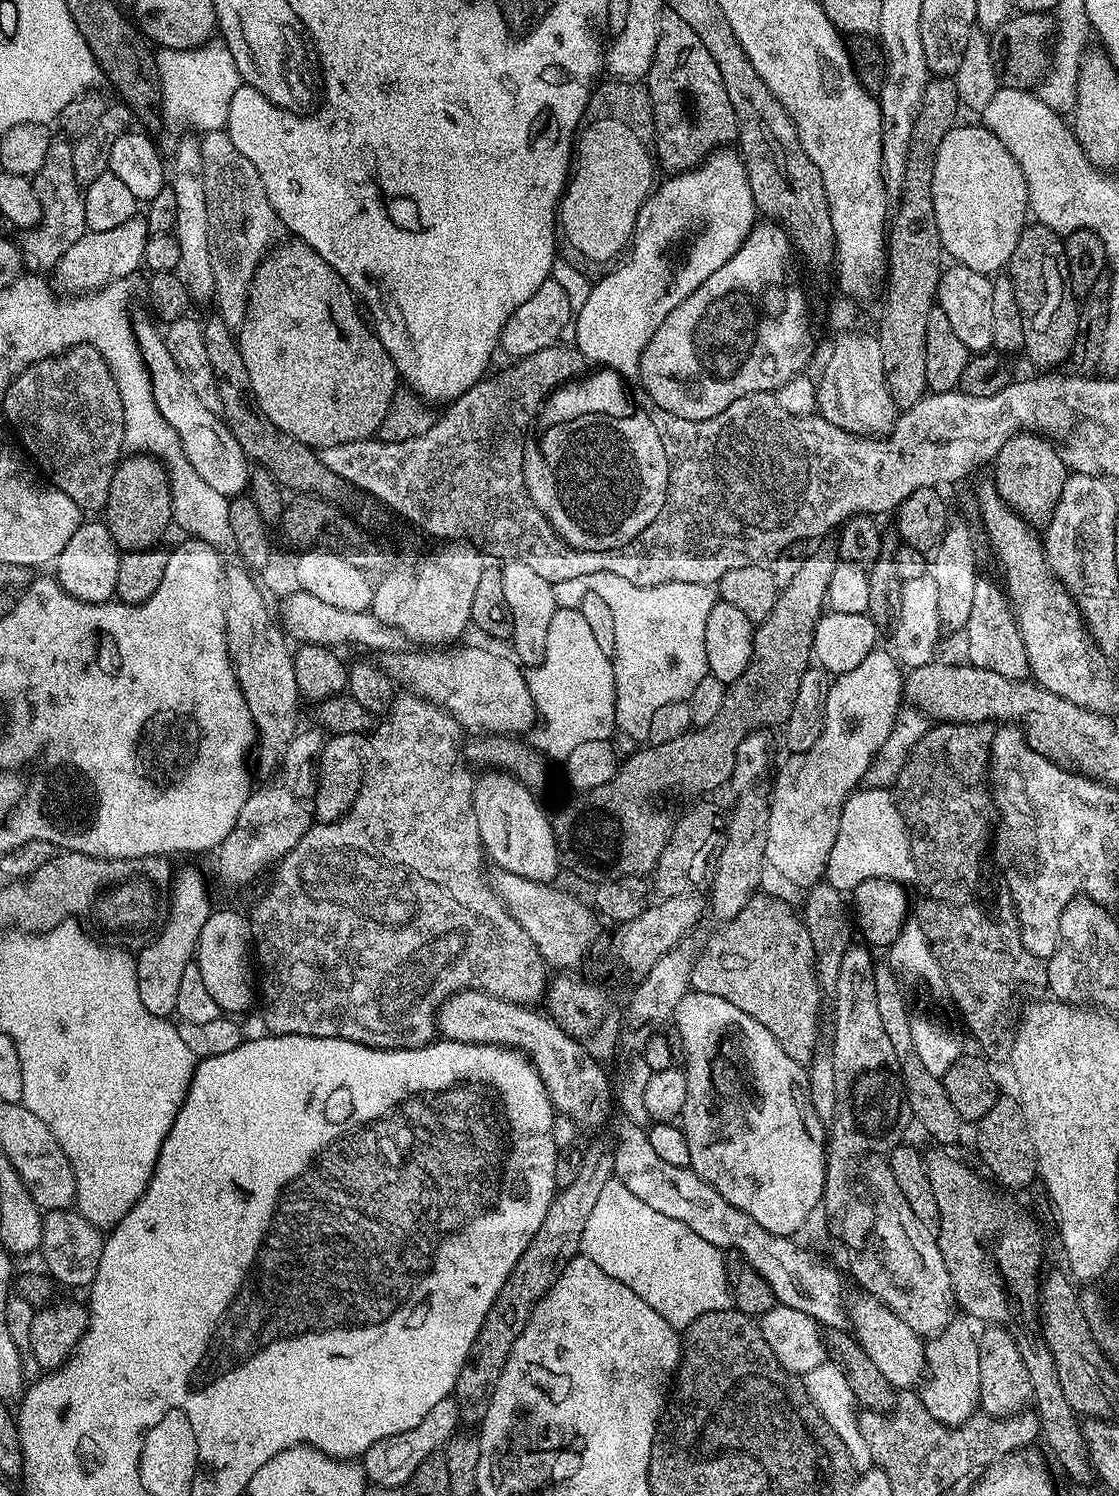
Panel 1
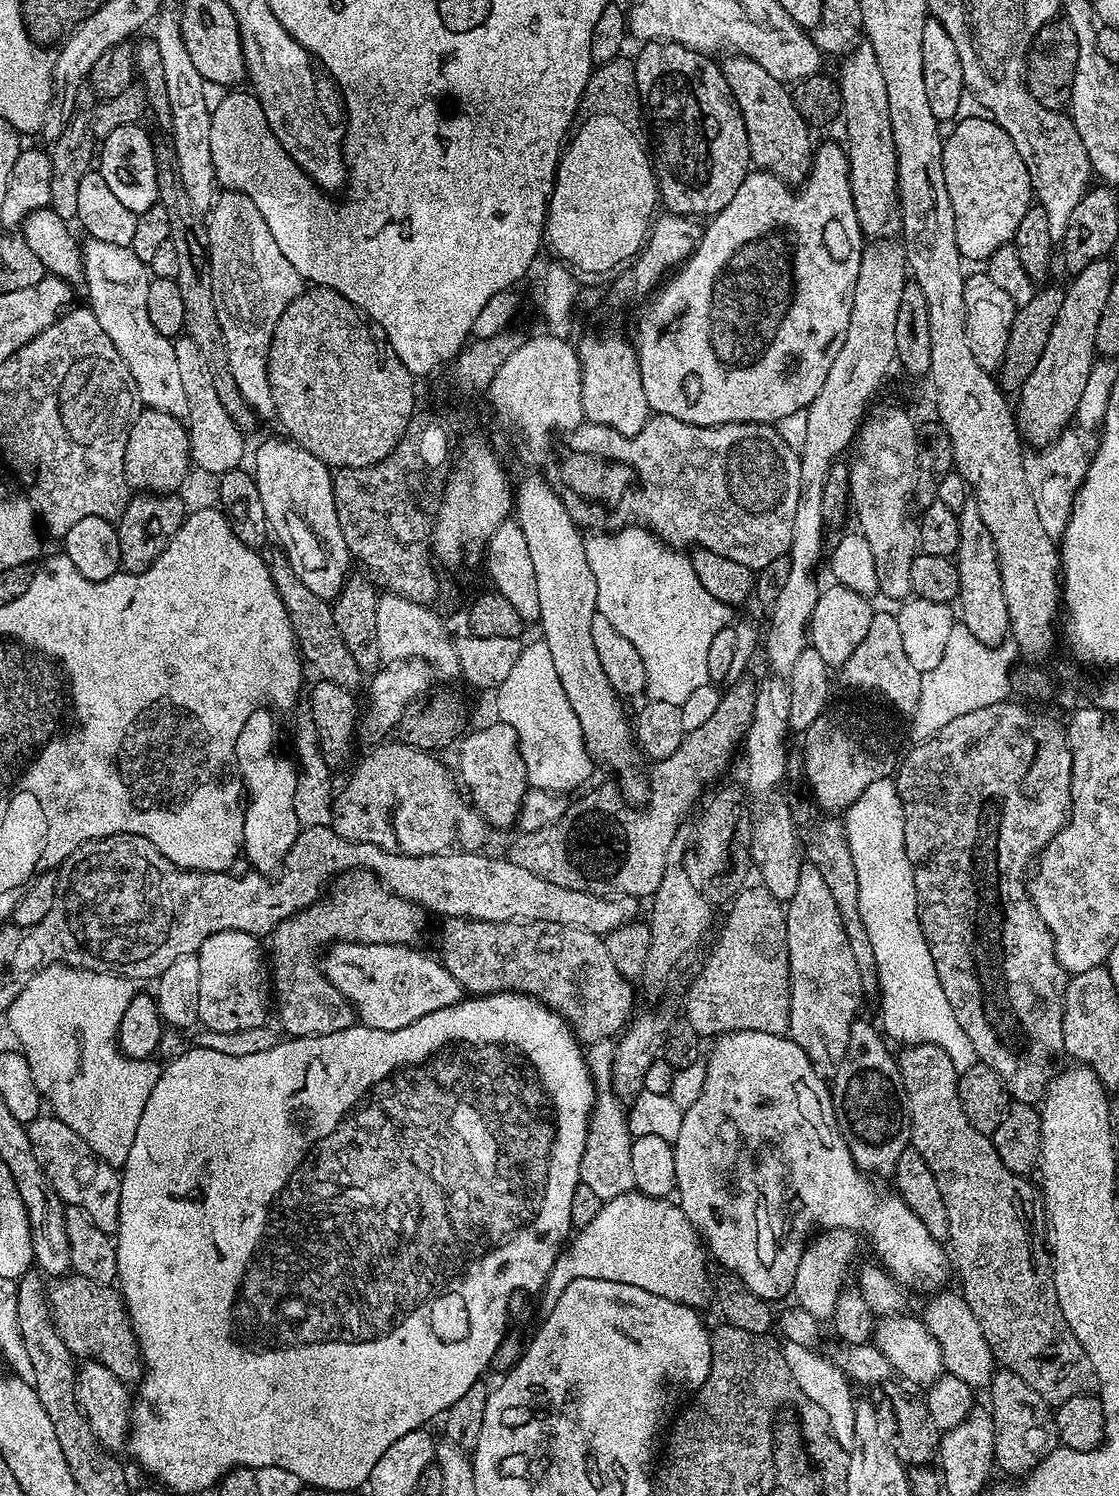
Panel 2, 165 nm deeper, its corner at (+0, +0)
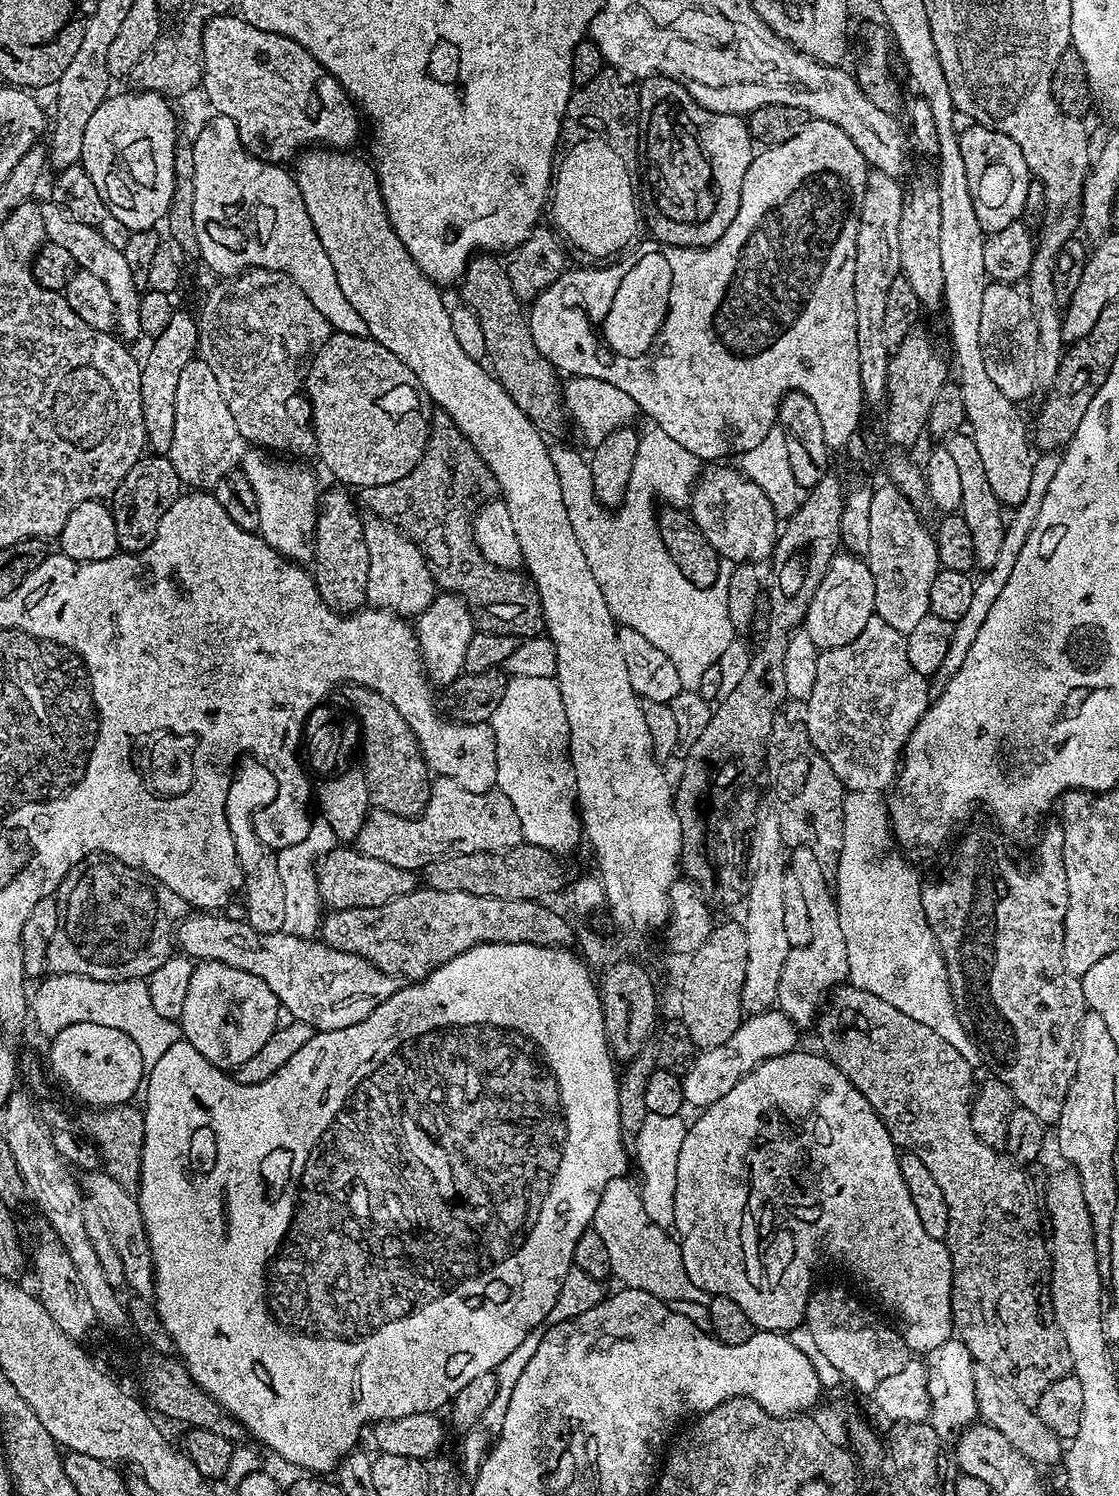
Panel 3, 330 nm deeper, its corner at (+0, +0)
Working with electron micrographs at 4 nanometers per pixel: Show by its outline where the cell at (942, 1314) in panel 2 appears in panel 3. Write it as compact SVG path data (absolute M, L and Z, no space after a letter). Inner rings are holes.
M976 1366L974 1390L977 1415L981 1421L994 1426L1000 1434L1005 1435L1010 1440L1010 1444L1030 1458L1033 1464L1046 1468L1054 1463L1057 1465L1061 1461L1064 1446L1060 1437L1054 1434L1038 1418L1035 1409L1026 1404L1022 1398L1018 1398L1018 1394L1007 1386L1002 1378L998 1378L991 1368Z

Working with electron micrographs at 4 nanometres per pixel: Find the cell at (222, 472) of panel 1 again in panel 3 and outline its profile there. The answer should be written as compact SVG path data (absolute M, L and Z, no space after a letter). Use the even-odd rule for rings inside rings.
M55 202L47 203L40 204L42 222L46 226L47 239L58 242L58 246L70 250L73 261L83 271L90 274L98 274L98 278L102 278L102 282L106 282L106 290L110 290L110 298L113 299L114 306L116 307L115 331L125 341L141 339L142 333L140 331L138 310L140 309L142 292L134 284L129 262L126 262L124 257L124 250L110 246L110 242L106 242L106 238L102 238L102 234L98 234L98 230L86 226L86 222L78 222L61 204Z

